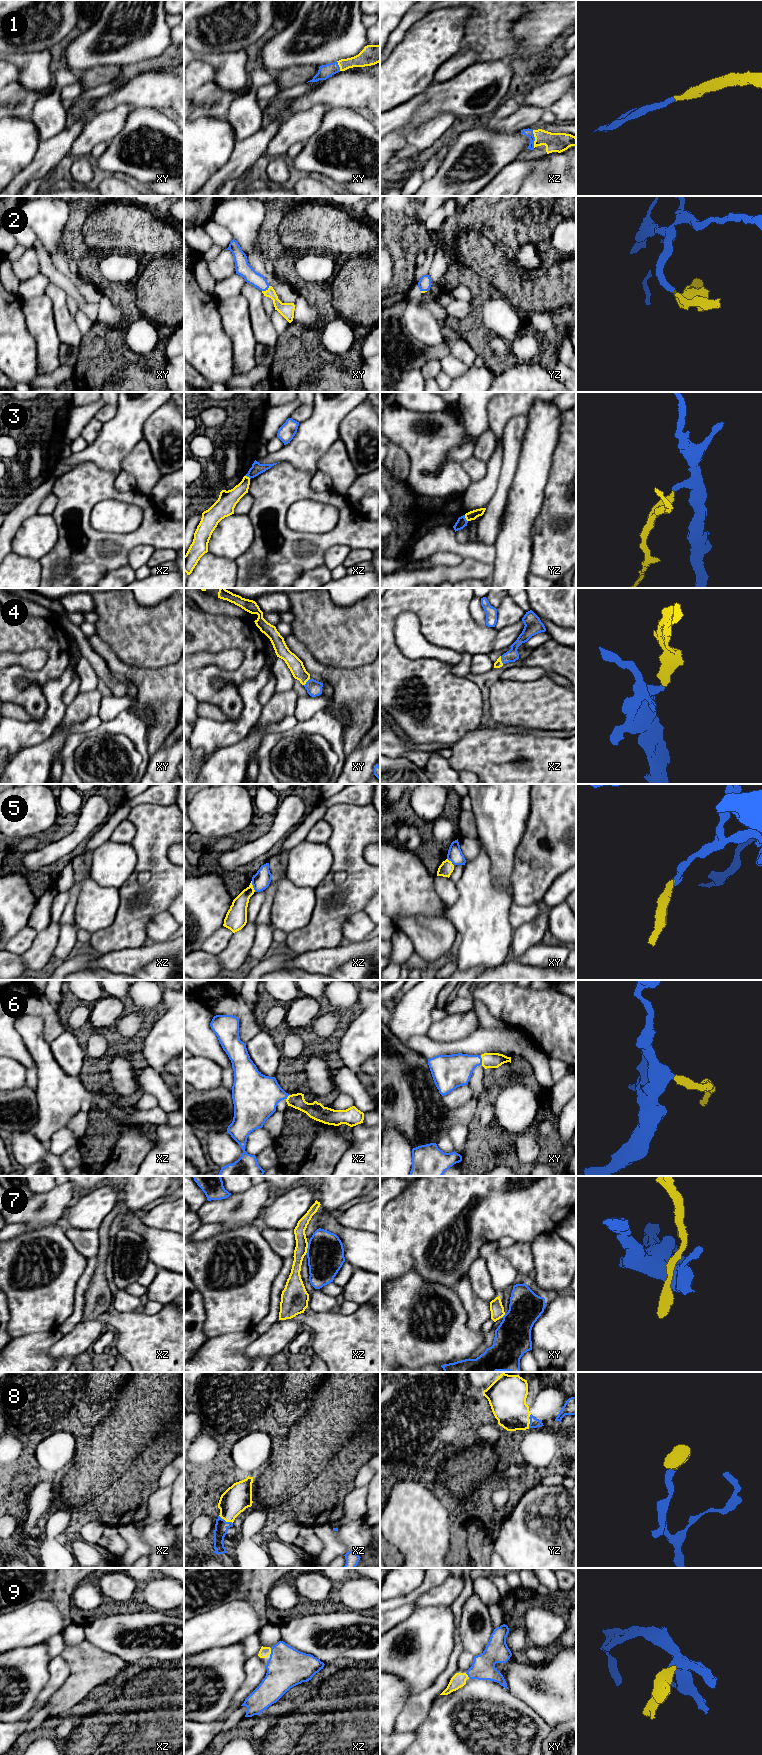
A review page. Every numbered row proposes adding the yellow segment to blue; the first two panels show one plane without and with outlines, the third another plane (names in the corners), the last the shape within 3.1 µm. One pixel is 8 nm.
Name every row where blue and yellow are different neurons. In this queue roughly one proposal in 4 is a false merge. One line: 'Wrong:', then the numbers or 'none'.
Wrong: 3, 5

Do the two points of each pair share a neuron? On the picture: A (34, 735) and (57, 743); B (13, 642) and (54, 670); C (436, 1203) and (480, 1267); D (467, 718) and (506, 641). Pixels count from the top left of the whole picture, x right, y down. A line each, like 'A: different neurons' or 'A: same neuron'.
A: different neurons
B: same neuron
C: different neurons
D: different neurons

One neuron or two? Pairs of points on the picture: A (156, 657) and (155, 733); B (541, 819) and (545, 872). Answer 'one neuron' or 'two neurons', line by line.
A: two neurons
B: one neuron

